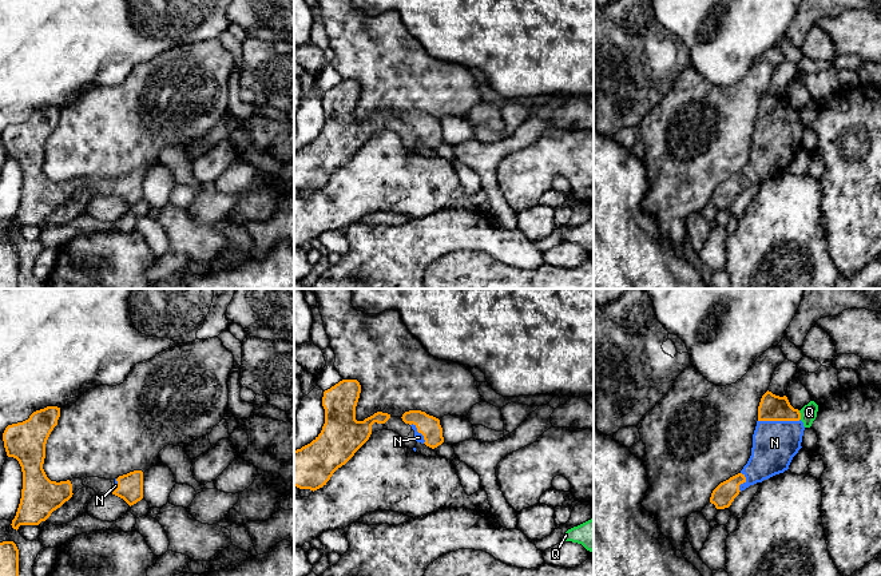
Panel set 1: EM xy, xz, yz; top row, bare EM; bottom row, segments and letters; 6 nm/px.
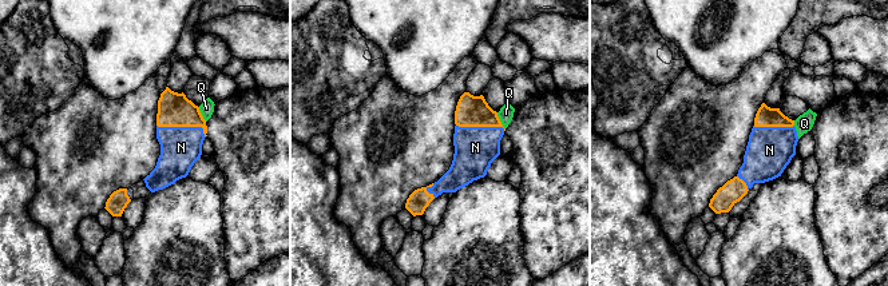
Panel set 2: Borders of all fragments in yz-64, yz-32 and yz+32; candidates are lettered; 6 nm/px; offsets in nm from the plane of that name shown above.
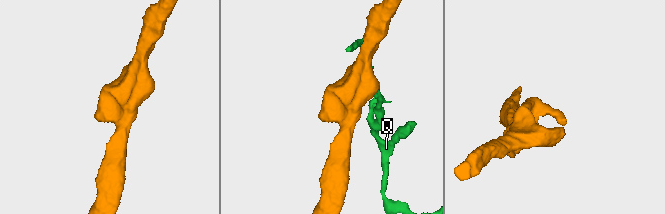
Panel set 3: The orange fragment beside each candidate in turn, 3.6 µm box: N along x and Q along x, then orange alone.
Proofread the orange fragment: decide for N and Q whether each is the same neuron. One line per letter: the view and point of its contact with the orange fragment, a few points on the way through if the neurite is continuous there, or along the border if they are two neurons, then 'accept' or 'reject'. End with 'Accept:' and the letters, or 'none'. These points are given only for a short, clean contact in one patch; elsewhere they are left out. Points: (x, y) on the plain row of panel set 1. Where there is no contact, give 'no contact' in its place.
N: meets orange in yz at (778, 120); accept
Q: meets orange in yz at (800, 115); reject
Accept: N

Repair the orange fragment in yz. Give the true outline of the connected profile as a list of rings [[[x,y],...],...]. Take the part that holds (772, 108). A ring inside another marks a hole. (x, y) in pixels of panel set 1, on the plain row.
[[[766,92],[758,107],[758,122],[753,135],[751,156],[743,170],[721,183],[711,194],[717,210],[731,206],[750,186],[762,183],[789,170],[793,158],[802,148],[803,123],[787,98]]]

